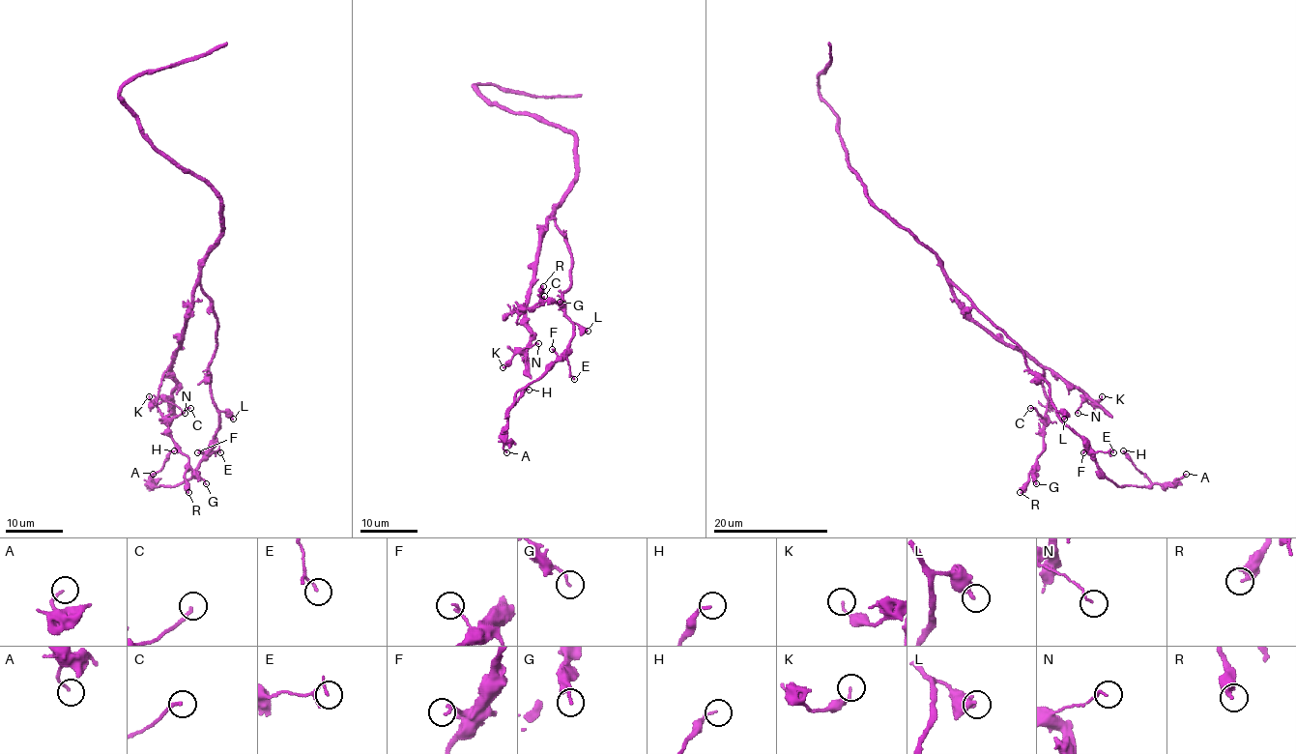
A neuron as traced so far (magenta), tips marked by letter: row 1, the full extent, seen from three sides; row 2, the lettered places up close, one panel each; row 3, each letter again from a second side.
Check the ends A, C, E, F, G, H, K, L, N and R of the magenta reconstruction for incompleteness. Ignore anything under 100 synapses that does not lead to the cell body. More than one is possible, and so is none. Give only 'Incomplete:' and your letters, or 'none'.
Incomplete: none

